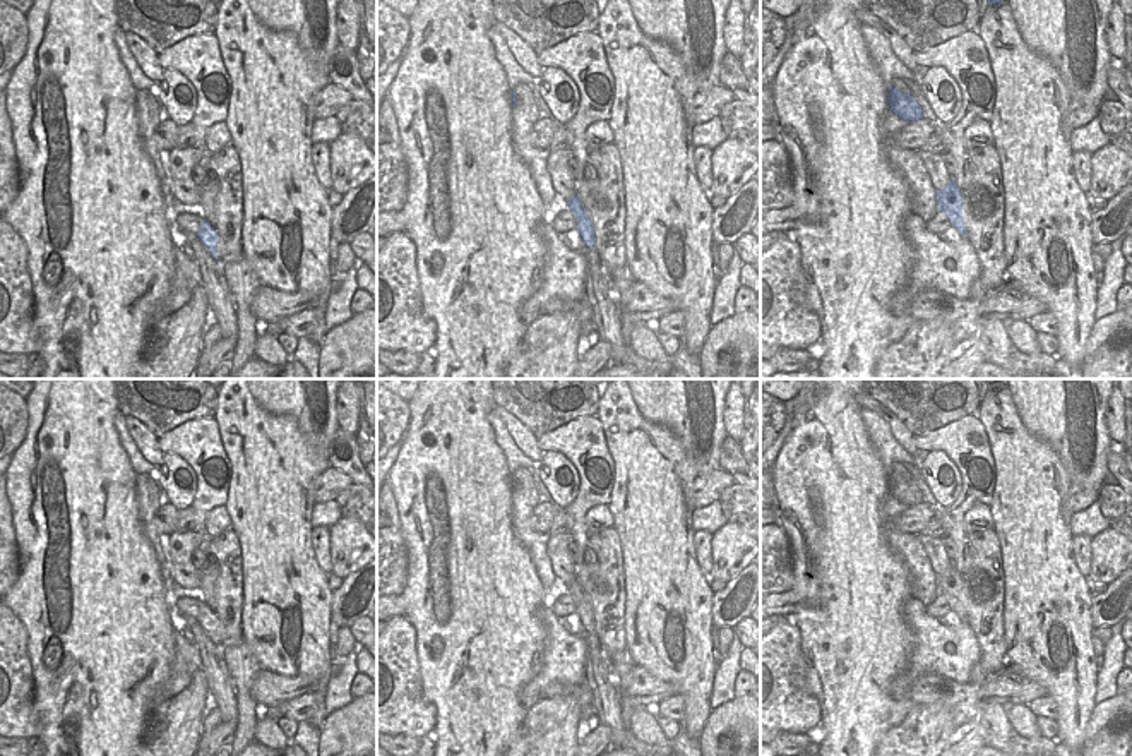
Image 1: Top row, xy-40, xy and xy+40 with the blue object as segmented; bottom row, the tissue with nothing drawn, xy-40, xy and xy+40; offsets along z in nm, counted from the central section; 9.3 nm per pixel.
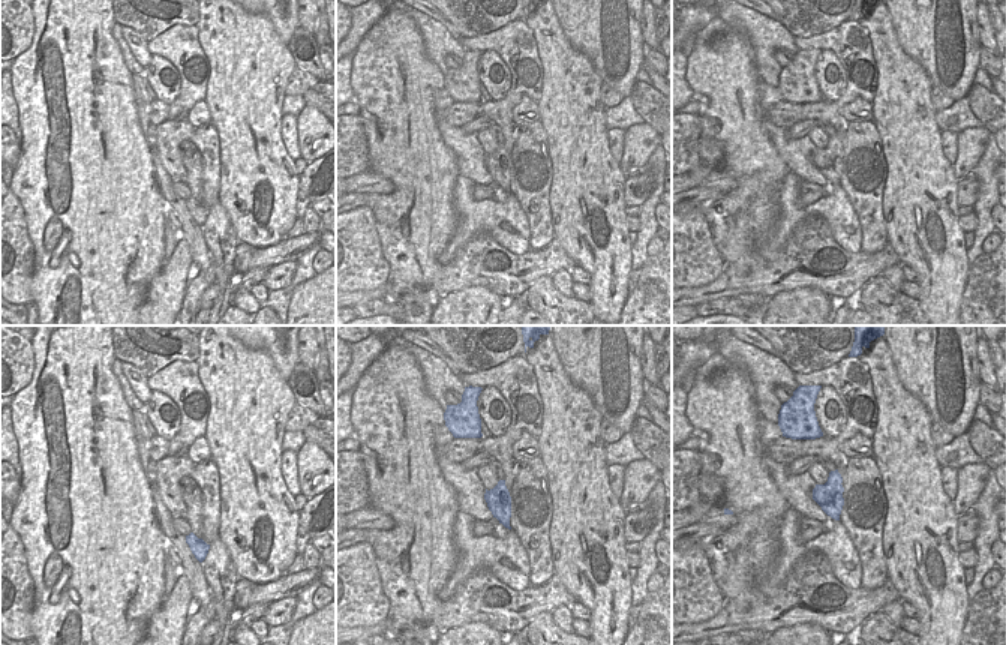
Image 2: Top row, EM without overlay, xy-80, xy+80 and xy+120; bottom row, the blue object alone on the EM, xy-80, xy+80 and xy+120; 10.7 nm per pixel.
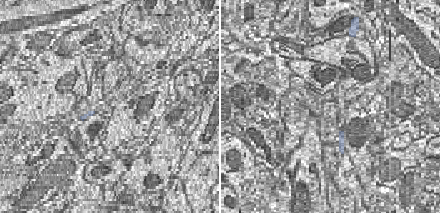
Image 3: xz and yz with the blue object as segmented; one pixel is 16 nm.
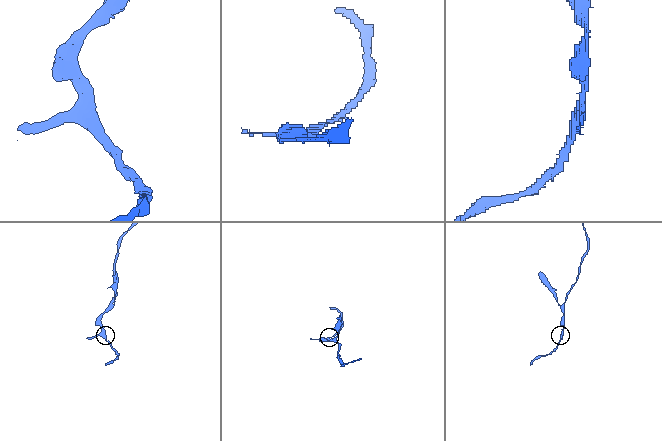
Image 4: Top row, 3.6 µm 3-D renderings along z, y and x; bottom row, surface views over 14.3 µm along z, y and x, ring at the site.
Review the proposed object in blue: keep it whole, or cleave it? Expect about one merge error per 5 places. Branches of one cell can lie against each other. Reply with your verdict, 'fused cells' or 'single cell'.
single cell

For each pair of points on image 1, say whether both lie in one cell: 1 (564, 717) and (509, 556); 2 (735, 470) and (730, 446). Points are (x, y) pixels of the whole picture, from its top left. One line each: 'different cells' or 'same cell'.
1: different cells
2: same cell

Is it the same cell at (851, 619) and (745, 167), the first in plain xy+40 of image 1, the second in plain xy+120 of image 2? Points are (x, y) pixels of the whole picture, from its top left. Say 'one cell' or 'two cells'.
one cell

